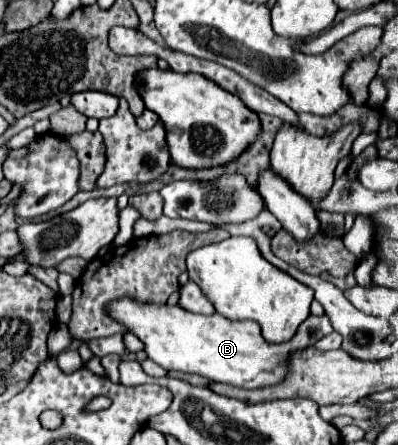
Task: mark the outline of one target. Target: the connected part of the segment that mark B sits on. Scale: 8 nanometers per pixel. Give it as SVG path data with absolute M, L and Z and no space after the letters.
M133 299L111 303L111 315L135 333L145 343L145 353L151 361L167 371L197 373L209 381L227 383L243 389L261 389L281 383L287 377L287 359L301 349L313 347L321 337L333 333L327 315L309 315L297 333L285 343L267 343L261 329L253 321L229 321L223 315L197 315L179 305L141 305Z

